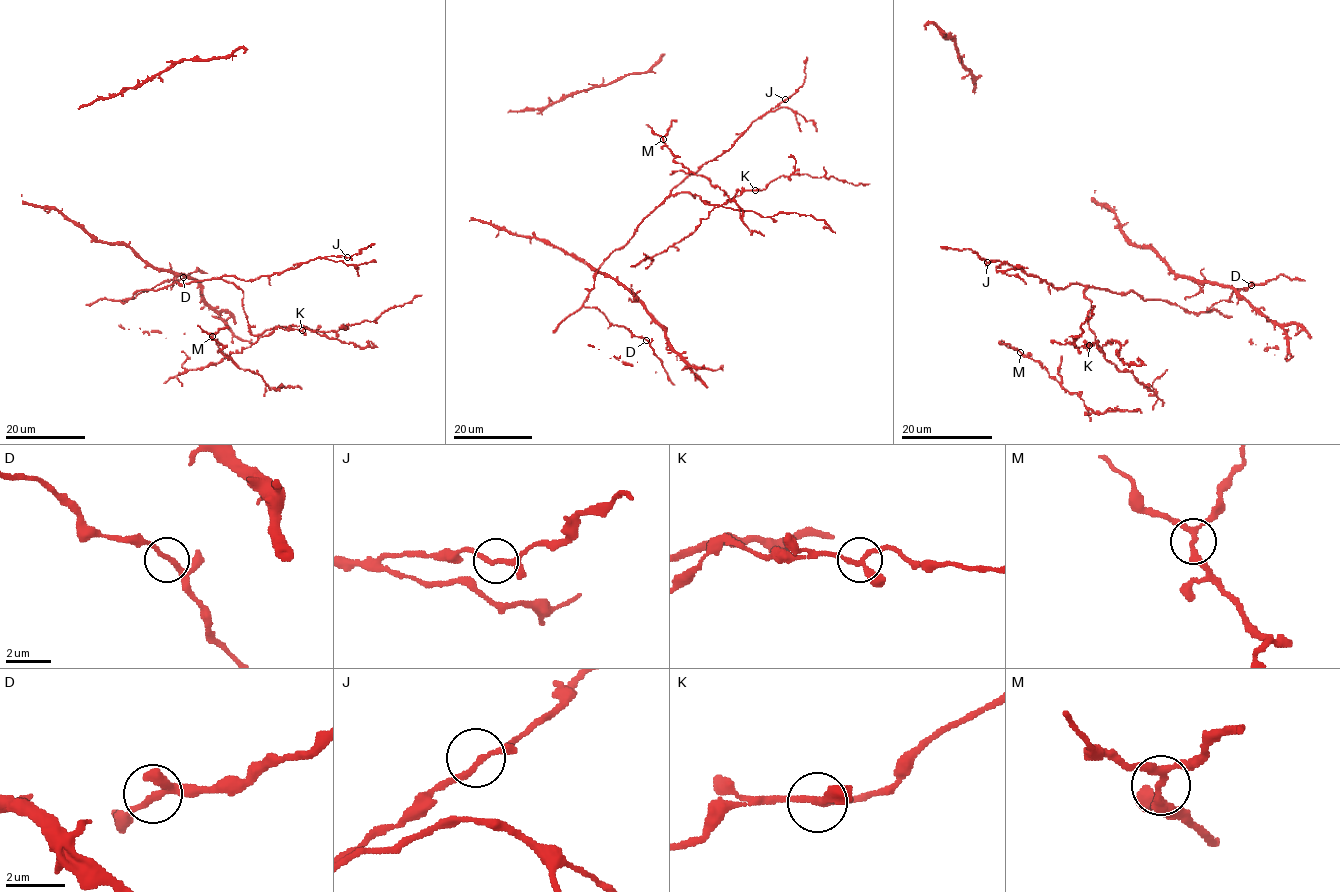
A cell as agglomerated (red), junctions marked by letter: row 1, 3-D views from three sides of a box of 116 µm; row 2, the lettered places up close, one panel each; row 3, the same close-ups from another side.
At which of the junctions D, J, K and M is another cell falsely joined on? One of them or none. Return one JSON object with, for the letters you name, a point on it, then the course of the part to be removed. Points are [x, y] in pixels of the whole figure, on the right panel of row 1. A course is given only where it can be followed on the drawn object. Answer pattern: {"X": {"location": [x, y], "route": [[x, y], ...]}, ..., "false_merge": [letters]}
{"false_merge": []}

